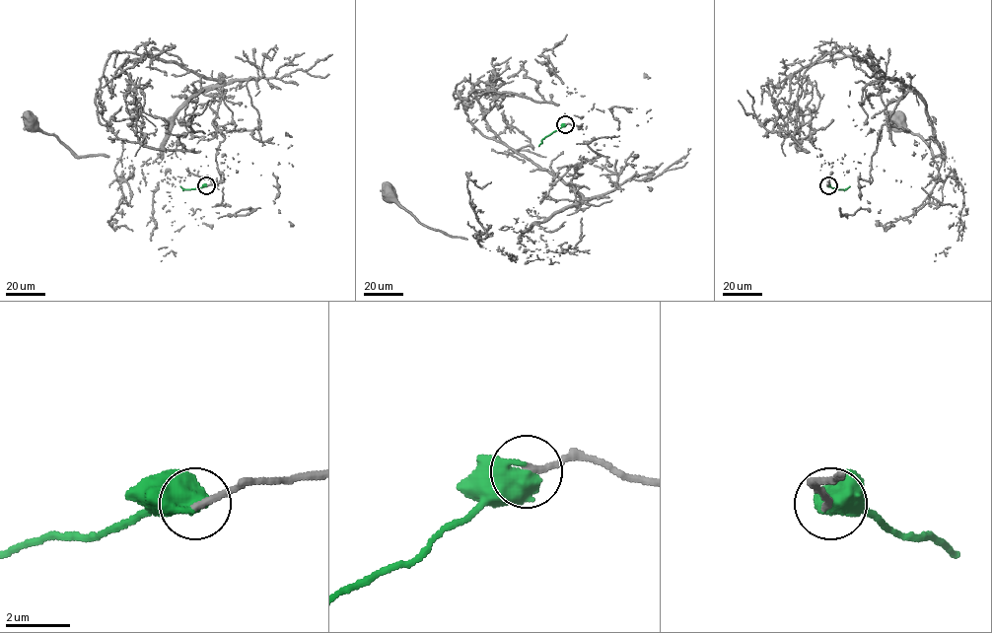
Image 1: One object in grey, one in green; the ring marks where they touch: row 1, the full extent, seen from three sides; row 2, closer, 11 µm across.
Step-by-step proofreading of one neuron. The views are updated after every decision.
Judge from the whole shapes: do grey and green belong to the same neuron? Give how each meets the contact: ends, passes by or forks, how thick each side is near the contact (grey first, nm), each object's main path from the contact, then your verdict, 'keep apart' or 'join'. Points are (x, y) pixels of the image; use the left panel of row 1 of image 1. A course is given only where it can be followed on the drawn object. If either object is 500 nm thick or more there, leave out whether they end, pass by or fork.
calibres 220 and 700 nm; course grey (206, 185), (224, 163), (102, 116), (111, 53), (175, 61), (224, 83), (132, 177), (32, 122); course green (206, 185), (187, 189), (180, 186); join

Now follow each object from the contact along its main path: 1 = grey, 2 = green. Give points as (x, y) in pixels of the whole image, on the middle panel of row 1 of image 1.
1: (565, 124), (586, 128), (552, 103), (459, 93), (483, 135), (582, 196), (521, 240), (450, 237), (389, 195)
2: (565, 124), (545, 136), (538, 146)

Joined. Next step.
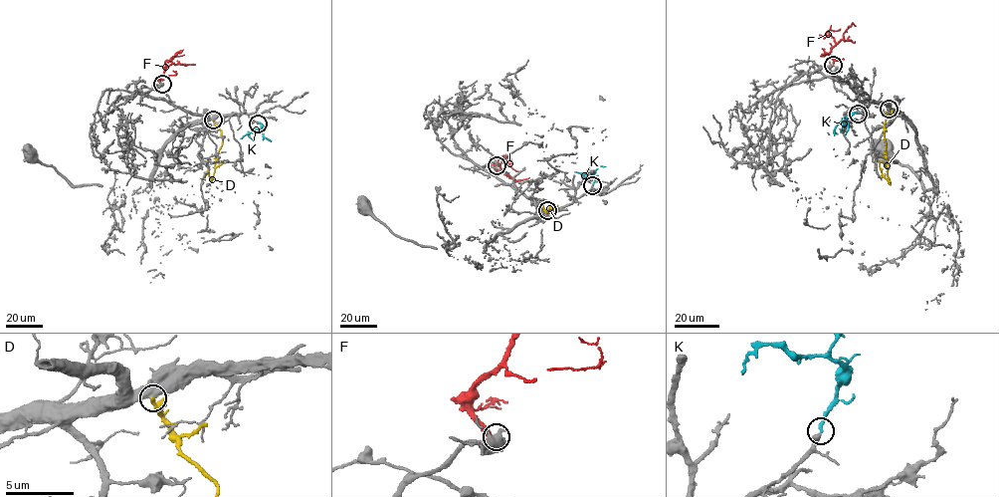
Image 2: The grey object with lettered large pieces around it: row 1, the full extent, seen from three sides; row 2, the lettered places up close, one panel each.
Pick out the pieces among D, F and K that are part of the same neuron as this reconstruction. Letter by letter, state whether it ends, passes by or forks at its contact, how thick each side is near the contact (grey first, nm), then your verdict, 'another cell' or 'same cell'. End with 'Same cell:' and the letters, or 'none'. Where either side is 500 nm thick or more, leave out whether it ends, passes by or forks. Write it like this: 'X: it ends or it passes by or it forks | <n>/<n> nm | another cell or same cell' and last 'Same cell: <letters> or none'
D: 700/320 nm | another cell
F: it ends | 400/320 nm | another cell
K: it ends | 360/240 nm | same cell
Same cell: K

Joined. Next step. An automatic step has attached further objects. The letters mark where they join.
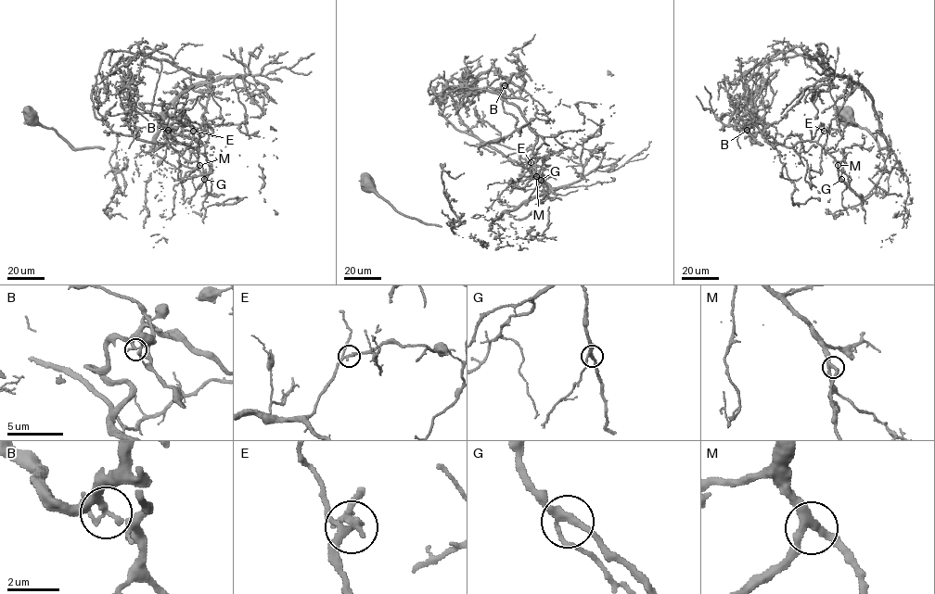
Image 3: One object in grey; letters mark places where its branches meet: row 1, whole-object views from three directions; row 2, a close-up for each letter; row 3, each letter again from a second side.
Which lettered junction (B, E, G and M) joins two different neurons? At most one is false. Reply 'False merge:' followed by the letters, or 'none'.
False merge: B

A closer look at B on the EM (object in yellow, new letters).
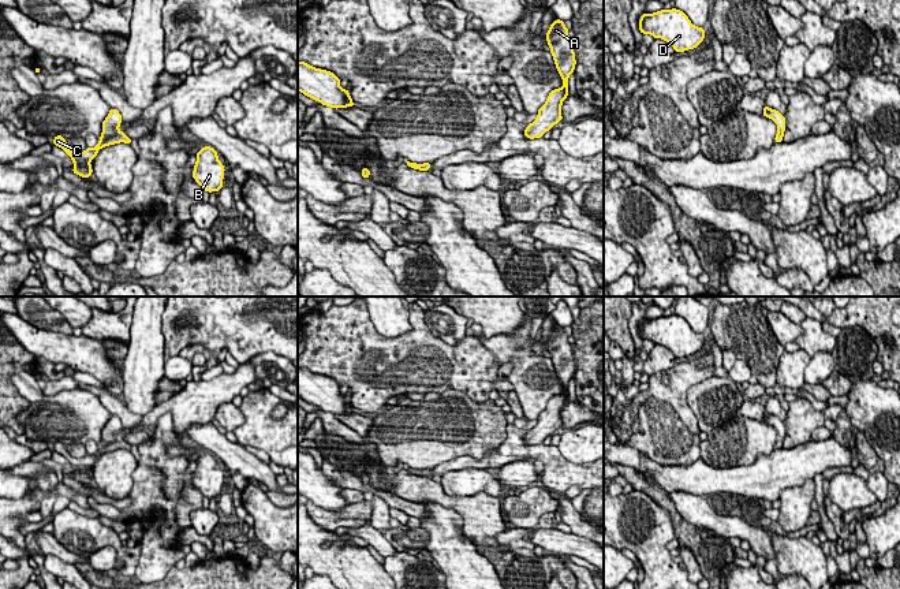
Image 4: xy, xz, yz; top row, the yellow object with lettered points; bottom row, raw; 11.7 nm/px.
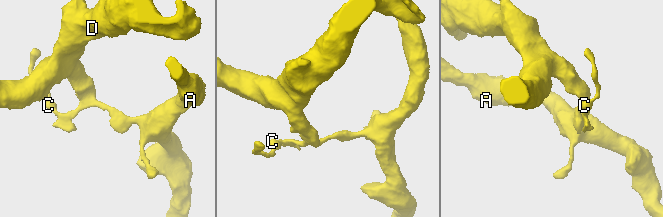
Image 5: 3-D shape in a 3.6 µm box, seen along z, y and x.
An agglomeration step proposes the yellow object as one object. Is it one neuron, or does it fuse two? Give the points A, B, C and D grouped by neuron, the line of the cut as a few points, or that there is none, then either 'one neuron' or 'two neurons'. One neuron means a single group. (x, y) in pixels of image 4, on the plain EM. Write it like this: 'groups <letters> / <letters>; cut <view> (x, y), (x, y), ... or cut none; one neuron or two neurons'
groups A B / C D; cut yz (779, 436), (775, 447); two neurons

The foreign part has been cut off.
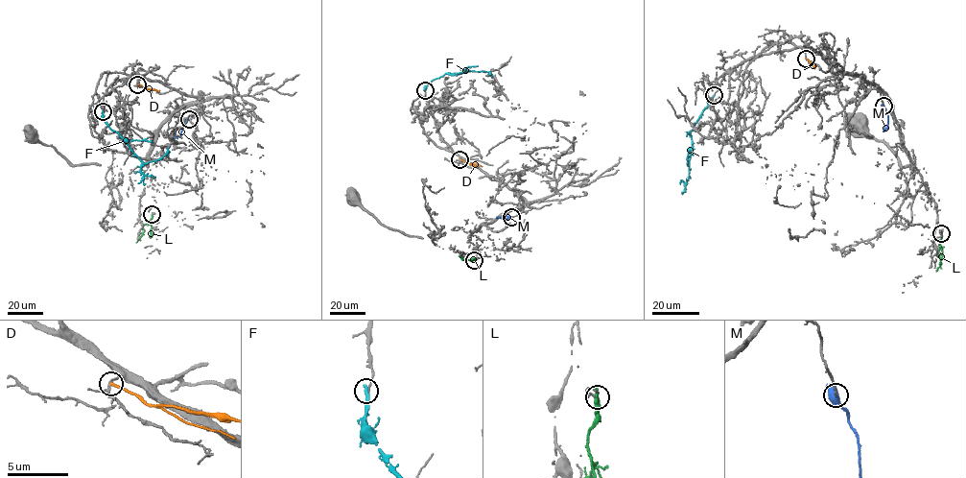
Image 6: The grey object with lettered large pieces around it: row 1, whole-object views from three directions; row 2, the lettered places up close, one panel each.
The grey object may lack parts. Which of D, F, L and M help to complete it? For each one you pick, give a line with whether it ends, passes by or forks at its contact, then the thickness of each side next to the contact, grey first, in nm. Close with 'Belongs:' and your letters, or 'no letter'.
M: it ends; calibres 170 and 320 nm
Belongs: M

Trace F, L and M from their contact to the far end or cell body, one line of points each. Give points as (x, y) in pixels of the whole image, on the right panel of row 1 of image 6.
F: (714, 95), (691, 131), (692, 151), (687, 164), (688, 152), (694, 143)
L: (941, 233), (938, 253), (941, 264), (936, 272)
M: (883, 106), (888, 120), (885, 129), (884, 126)

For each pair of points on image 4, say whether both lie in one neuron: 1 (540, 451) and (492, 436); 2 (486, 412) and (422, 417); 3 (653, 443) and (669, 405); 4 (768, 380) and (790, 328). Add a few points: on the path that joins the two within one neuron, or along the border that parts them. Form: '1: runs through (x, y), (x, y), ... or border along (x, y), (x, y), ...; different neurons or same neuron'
1: border along (508, 424), (505, 439), (496, 448), (477, 458); different neurons
2: runs through (470, 417), (439, 417); same neuron
3: runs through (663, 433), (665, 431), (665, 414); same neuron
4: border along (777, 339), (784, 349); different neurons

